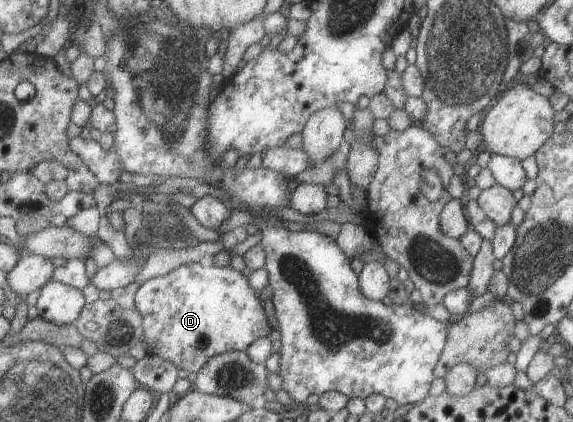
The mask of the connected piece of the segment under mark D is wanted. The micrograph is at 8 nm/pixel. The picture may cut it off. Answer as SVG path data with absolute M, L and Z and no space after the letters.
M195 262L145 280L137 290L136 304L144 319L147 353L172 361L179 369L197 373L210 357L223 352L244 352L255 339L265 337L272 329L268 327L261 301L247 283L247 278L245 273L230 266L203 267Z

